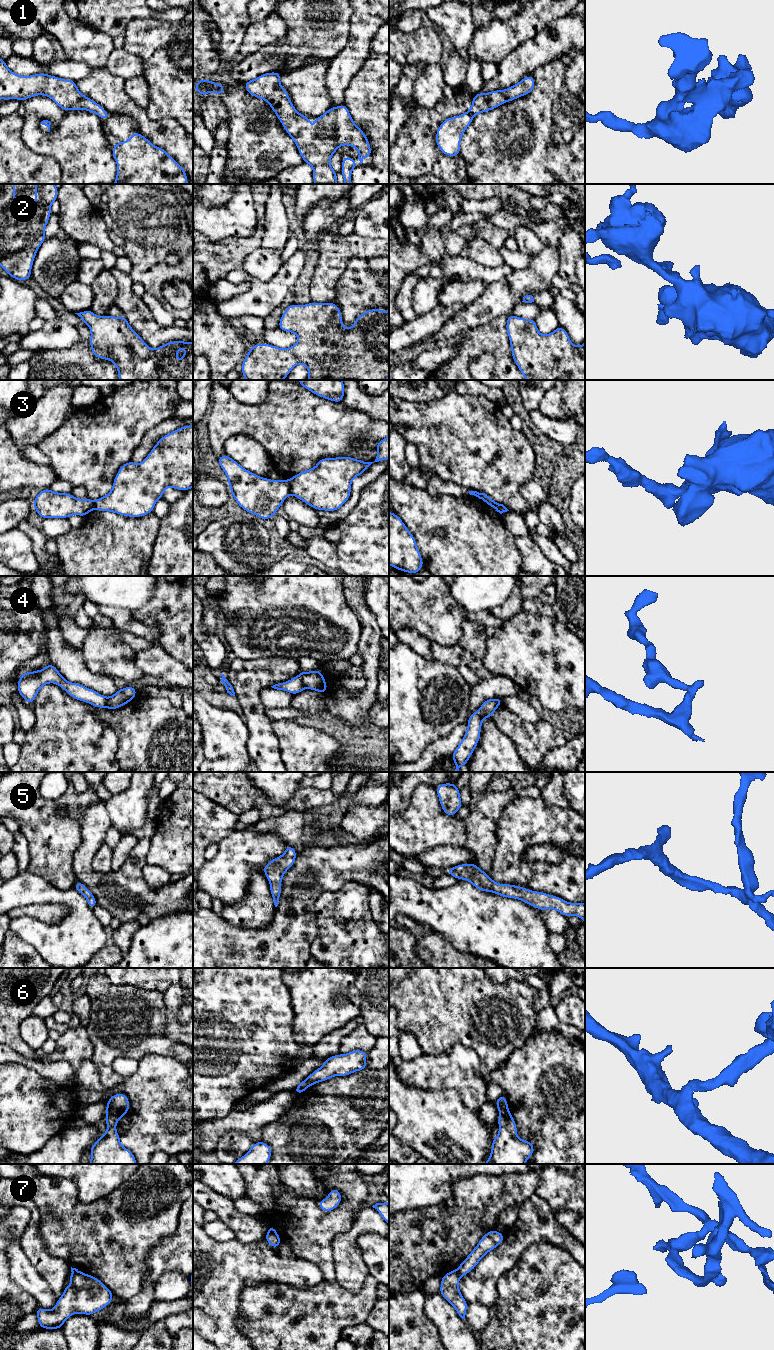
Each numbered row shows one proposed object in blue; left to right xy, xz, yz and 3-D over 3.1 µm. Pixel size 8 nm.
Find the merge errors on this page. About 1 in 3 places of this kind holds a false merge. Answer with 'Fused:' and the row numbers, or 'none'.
Fused: 3, 4, 6, 7

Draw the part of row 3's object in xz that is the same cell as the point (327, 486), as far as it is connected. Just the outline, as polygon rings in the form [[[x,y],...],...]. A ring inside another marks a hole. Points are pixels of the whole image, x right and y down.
[[[389,435],[376,442],[374,462],[389,459]],[[349,456],[321,458],[317,465],[291,477],[287,482],[291,494],[317,510],[336,511],[351,495],[352,480],[362,475],[374,462]]]

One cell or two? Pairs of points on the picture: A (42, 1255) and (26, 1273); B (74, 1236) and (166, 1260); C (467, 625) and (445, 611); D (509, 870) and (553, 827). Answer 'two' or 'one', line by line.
A: two
B: two
C: two
D: one

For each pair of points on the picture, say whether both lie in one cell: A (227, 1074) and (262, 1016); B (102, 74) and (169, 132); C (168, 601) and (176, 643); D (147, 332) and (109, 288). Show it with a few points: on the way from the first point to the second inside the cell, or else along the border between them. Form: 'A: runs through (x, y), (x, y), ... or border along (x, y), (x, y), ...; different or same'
A: runs through (227, 1060), (227, 1057), (254, 1030); same
B: runs through (114, 92), (151, 128); same
C: runs through (176, 611), (176, 633); same
D: border along (111, 273), (117, 281), (116, 303); different

